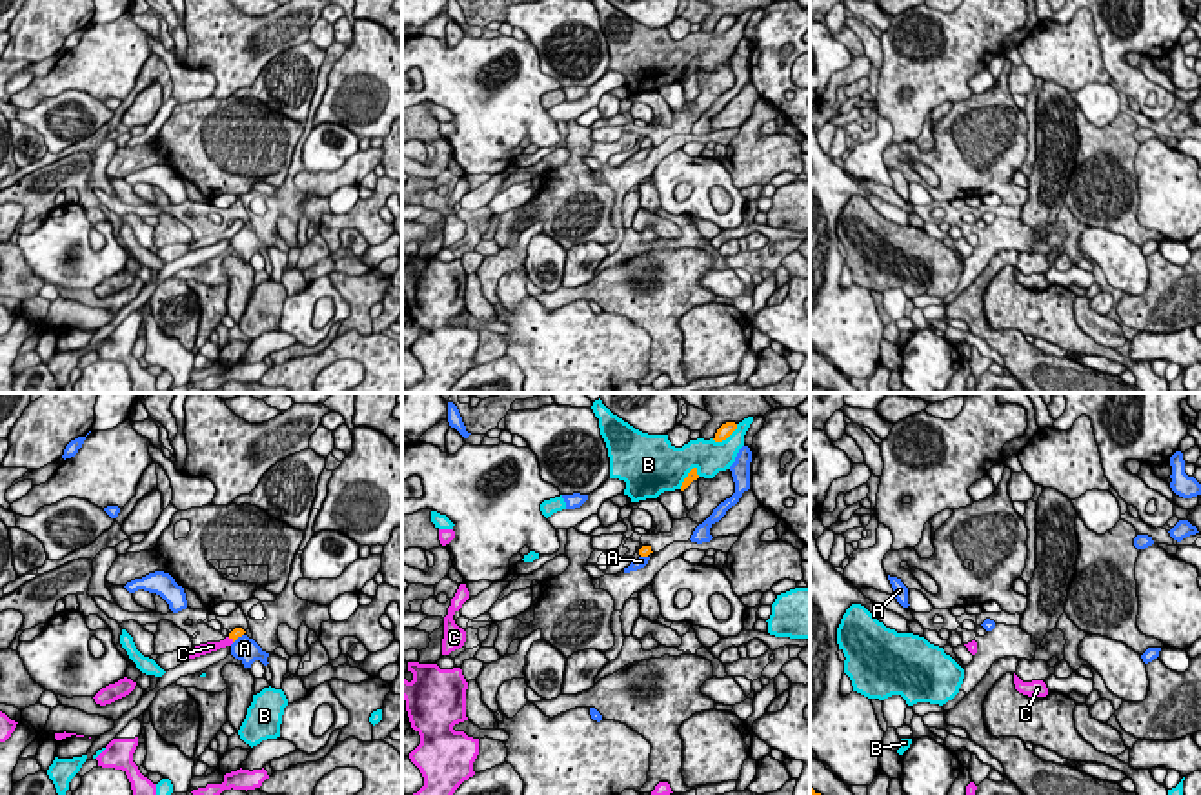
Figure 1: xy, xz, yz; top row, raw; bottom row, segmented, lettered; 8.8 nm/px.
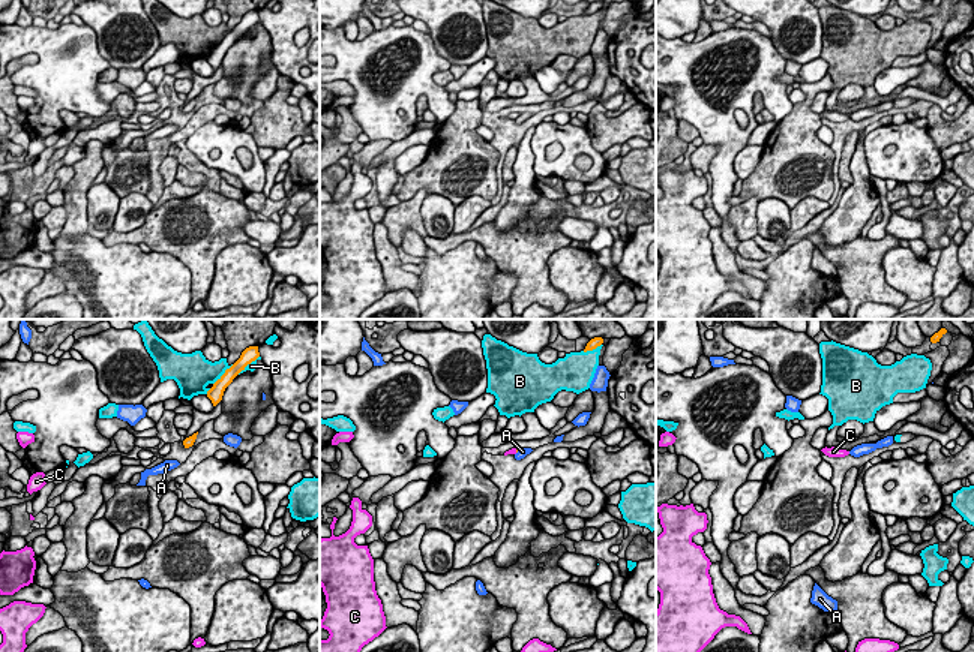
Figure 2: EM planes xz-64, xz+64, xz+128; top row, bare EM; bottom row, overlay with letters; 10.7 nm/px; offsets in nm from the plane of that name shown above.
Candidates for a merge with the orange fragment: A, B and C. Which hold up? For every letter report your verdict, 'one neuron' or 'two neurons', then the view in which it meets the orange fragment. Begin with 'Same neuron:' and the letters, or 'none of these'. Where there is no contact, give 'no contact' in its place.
Same neuron: C
A: two neurons; contact in xy
B: two neurons; contact in xz
C: one neuron; contact in xy

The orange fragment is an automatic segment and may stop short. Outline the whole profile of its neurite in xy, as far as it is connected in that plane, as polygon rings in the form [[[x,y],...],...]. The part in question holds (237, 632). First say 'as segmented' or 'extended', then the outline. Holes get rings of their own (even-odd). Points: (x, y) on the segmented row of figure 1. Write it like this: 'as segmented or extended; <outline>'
extended; [[[235,628],[224,640],[220,642],[207,642],[195,646],[195,649],[189,653],[189,659],[217,651],[220,648],[231,646],[238,637],[242,637],[246,631],[242,628]]]

